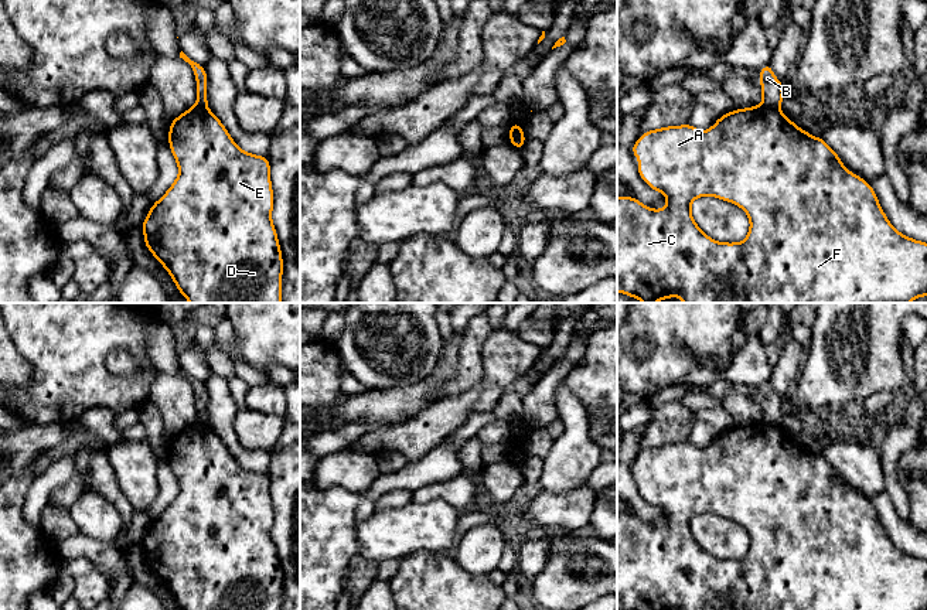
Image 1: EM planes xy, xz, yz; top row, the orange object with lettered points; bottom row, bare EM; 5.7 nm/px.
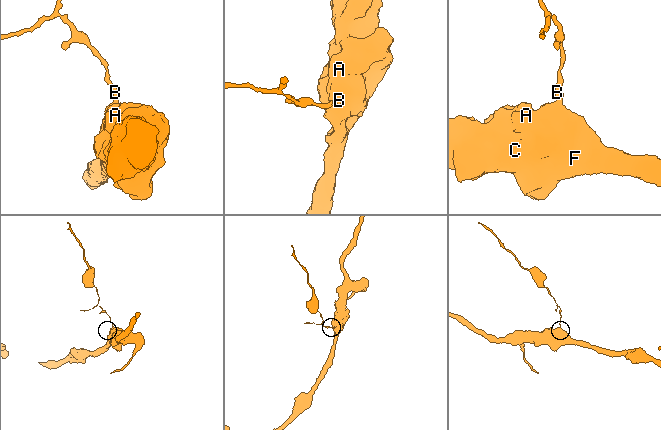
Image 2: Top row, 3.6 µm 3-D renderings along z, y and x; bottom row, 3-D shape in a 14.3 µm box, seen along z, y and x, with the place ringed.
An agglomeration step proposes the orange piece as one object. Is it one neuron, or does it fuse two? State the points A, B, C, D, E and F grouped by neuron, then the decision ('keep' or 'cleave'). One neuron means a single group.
A C D E F / B; cleave

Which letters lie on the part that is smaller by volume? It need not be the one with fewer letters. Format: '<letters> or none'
B

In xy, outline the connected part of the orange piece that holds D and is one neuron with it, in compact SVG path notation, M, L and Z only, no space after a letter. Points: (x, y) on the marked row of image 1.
M198 105L173 119L168 146L180 173L140 225L144 246L190 303L282 303L283 258L272 222L267 156L241 150L222 122Z

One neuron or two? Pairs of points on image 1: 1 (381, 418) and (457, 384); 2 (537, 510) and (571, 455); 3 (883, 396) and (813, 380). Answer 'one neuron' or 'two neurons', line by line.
1: two neurons
2: two neurons
3: two neurons

